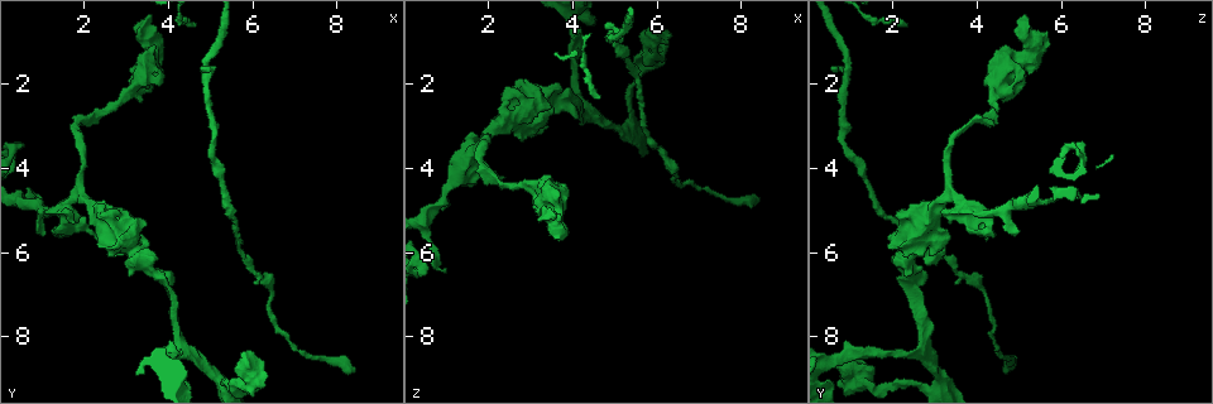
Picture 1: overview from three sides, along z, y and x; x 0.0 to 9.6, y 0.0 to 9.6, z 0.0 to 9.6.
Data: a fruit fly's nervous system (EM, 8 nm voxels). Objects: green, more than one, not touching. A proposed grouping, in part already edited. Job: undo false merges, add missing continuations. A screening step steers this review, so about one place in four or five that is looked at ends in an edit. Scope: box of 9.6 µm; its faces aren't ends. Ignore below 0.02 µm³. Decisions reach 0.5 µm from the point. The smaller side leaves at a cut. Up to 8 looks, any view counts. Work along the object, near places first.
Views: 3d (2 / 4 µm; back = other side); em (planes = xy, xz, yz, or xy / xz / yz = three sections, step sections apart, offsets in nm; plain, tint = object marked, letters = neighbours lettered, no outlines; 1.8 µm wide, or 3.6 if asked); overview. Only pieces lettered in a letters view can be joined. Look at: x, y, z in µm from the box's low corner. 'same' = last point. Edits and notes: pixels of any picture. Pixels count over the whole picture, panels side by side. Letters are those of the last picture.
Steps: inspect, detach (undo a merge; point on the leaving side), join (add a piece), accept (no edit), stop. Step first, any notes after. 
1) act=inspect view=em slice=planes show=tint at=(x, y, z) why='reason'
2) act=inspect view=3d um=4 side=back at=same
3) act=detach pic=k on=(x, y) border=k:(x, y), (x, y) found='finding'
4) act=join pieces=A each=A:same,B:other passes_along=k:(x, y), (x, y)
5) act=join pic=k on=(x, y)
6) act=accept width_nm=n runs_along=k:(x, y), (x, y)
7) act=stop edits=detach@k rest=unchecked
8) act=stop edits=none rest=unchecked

act=inspect view=em slice=planes show=letters at=(1.75, 5.10, 3.20) why='four-way junction'

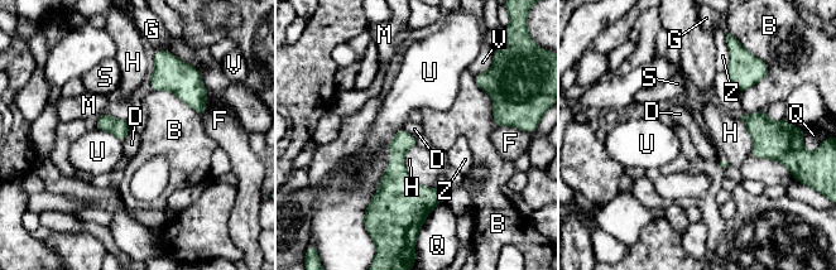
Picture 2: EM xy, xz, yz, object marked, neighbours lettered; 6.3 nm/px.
act=accept each=B:other,D:other,F:other,G:other,H:other,M:other,Q:other,S:other,U:other,V:other,Z:other found='no lettered piece goes on from it'

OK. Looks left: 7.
act=inspect view=3d um=4 side=back at=(1.90, 2.80, 3.95) why='a narrow waist'

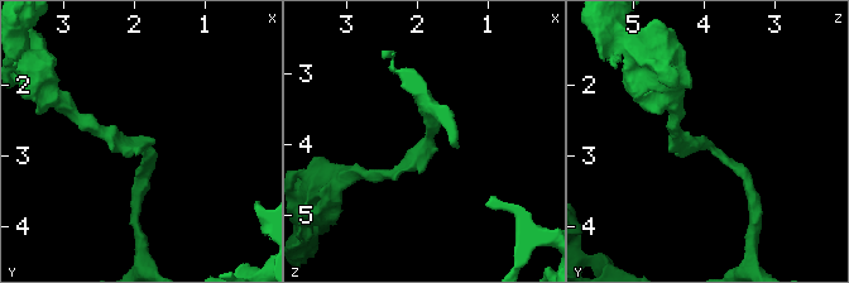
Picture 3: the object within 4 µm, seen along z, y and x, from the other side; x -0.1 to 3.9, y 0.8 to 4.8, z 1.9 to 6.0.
act=inspect view=em slice=planes show=letters at=(1.85, 2.85, 3.95) arm_widths_nm=170,170

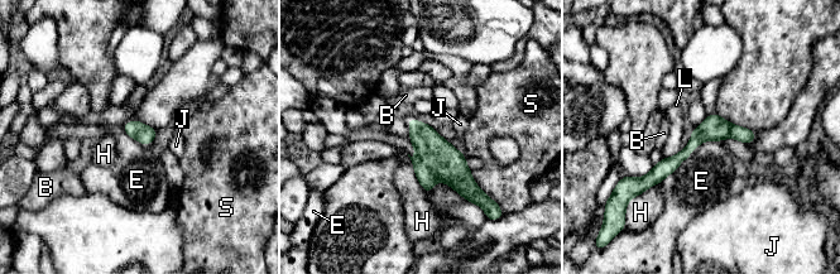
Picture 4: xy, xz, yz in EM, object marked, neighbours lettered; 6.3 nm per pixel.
act=accept each=B:other,E:other,H:other,J:other,L:other,S:other border=4:(720, 140), (704, 140), (660, 183) found='continuous, no second cell'

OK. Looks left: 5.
act=inspect view=em slice=yz step=16 show=letters at=(3.35, 6.25, 2.30) why='sudden change in width'

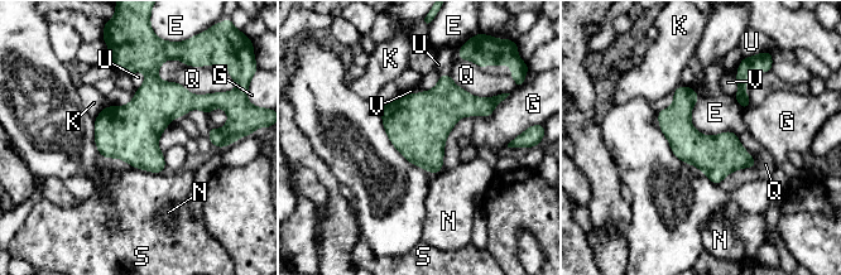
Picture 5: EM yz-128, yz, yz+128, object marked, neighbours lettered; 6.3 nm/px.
act=accept each=E:other,G:other,K:other,N:other,Q:other,S:other,U:other,V:other border=5:(697, 93), (691, 124), (738, 136) found='all the same cell'

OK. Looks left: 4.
act=stop edits=none rest=unchecked

